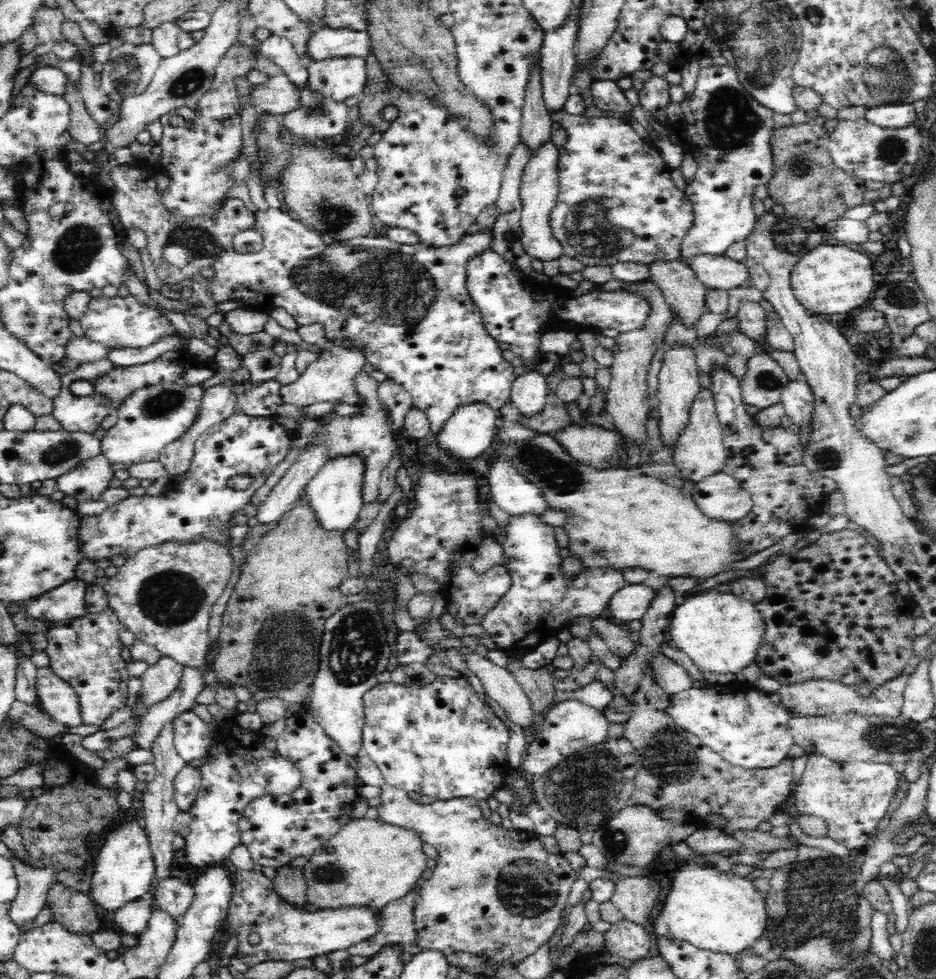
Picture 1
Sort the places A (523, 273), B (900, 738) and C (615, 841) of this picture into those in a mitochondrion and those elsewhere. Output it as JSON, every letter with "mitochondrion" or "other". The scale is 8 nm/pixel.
{"A":"other","B":"mitochondrion","C":"mitochondrion"}

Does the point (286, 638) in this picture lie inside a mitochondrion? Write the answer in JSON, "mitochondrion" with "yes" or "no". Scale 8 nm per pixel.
{"mitochondrion":"yes"}

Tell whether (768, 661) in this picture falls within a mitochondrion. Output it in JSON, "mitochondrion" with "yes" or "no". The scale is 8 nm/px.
{"mitochondrion":"no"}

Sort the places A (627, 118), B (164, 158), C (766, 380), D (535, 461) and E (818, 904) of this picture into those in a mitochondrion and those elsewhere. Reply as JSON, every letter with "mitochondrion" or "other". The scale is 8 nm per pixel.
{"A":"other","B":"other","C":"mitochondrion","D":"mitochondrion","E":"mitochondrion"}

